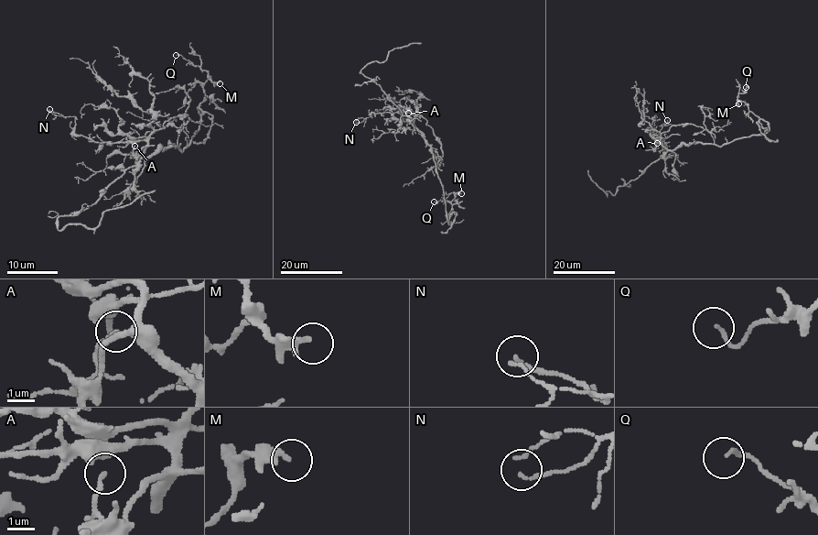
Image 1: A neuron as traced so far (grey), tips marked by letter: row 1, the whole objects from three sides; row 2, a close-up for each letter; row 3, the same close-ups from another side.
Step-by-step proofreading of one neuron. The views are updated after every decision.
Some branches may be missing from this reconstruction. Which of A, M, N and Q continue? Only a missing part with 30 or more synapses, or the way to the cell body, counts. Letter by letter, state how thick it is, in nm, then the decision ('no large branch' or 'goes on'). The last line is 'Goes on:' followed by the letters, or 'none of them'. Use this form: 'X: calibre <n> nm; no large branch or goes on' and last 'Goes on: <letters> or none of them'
A: calibre 140 nm; no large branch
M: calibre 240 nm; no large branch
N: calibre 100 nm; no large branch
Q: calibre 120 nm; no large branch
Goes on: none of them

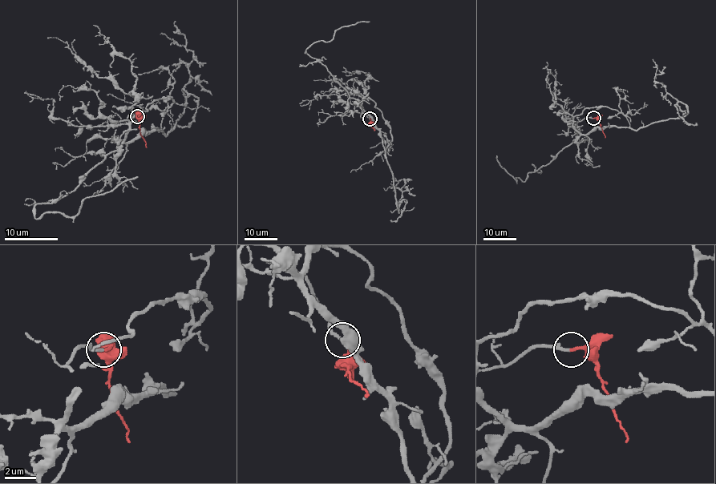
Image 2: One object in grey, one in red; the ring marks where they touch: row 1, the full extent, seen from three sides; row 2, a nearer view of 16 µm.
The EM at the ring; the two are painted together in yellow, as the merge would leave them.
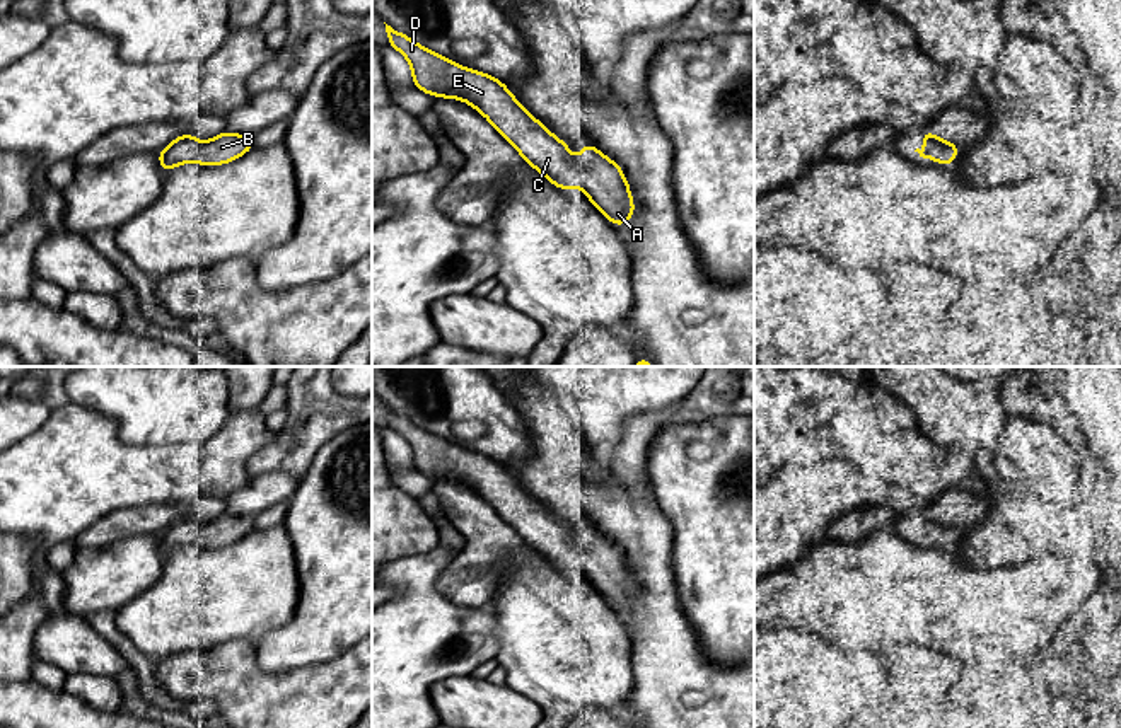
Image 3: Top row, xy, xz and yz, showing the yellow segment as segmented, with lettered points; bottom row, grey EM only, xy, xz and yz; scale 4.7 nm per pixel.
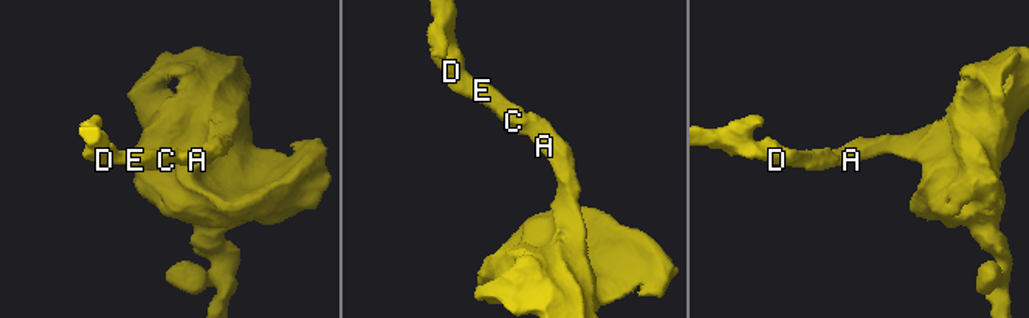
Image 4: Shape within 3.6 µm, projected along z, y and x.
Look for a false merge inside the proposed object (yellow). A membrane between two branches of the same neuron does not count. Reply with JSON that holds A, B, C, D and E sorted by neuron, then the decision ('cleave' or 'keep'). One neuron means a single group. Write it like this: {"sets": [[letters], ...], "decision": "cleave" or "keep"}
{"sets": [["A", "B", "C", "D", "E"]], "decision": "keep"}

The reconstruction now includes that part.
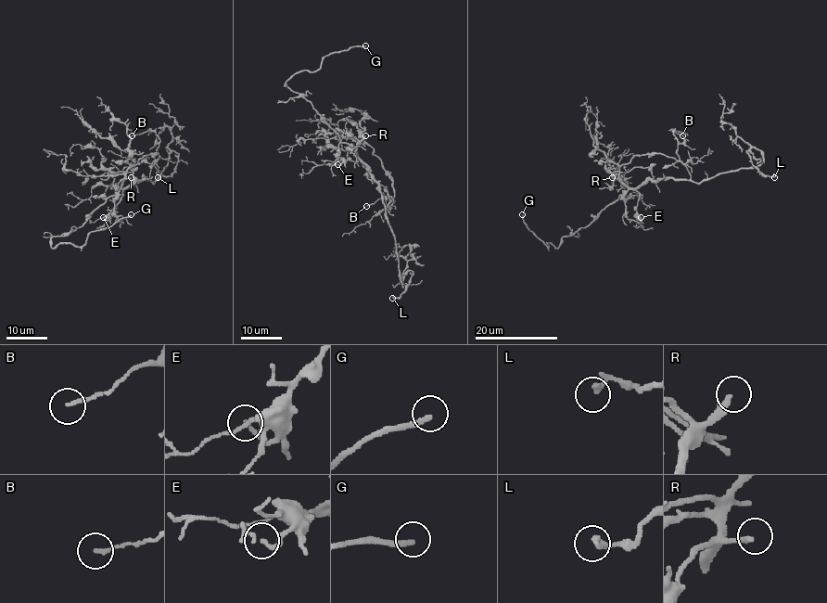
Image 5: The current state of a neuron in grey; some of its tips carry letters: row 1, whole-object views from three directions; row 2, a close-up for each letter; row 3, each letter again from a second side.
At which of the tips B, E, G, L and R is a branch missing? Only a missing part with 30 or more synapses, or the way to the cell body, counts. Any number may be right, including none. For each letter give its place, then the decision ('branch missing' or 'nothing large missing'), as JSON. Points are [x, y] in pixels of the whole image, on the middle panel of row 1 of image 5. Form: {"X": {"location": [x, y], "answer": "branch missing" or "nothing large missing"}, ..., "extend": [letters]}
{"B": {"location": [366, 206], "answer": "nothing large missing"}, "E": {"location": [337, 164], "answer": "nothing large missing"}, "G": {"location": [365, 45], "answer": "branch missing"}, "L": {"location": [392, 298], "answer": "nothing large missing"}, "R": {"location": [365, 135], "answer": "branch missing"}, "extend": ["G", "R"]}

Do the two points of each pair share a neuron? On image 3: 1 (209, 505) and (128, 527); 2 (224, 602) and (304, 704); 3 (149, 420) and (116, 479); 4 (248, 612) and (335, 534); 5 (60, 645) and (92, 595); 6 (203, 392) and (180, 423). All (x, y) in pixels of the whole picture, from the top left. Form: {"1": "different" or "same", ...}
{"1": "same", "2": "different", "3": "different", "4": "different", "5": "different", "6": "same"}

